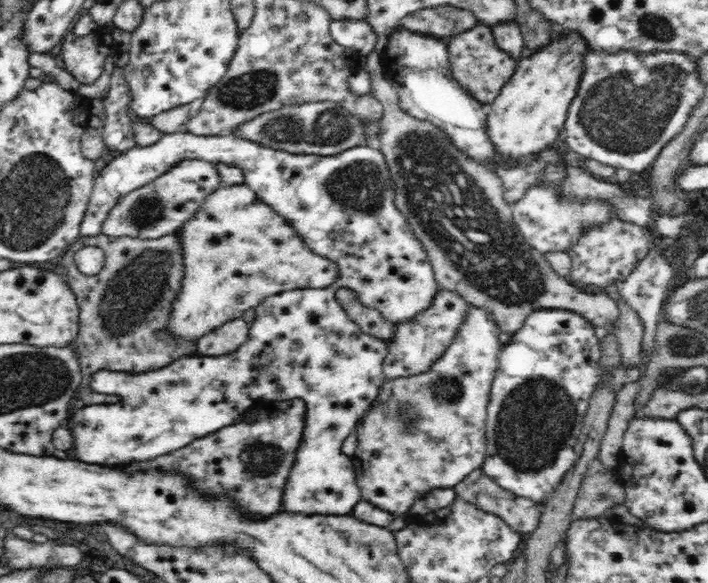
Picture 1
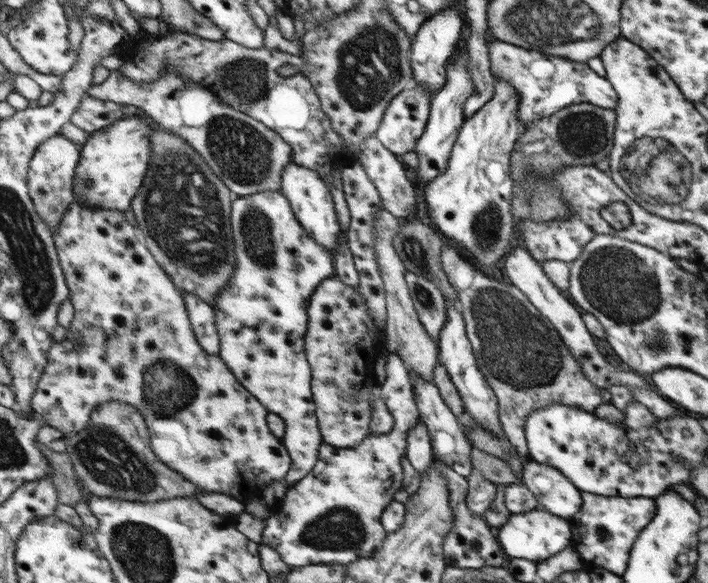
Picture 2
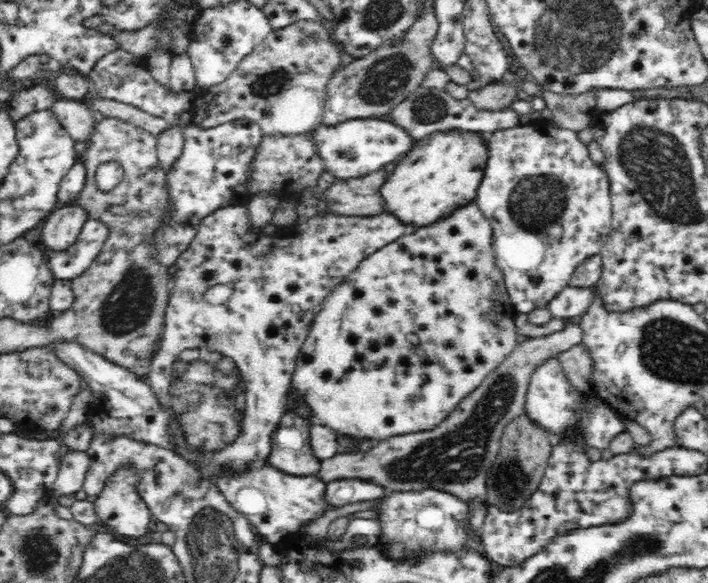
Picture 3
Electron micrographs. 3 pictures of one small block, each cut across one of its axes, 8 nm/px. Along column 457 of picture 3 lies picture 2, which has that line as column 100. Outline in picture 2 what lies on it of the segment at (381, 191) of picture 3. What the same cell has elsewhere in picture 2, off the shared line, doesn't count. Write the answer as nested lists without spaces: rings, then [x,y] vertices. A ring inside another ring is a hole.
[[[132,115],[122,118],[112,126],[93,133],[89,141],[82,147],[81,166],[78,167],[74,195],[78,203],[85,203],[102,210],[129,210],[136,190],[142,186],[144,172],[150,160],[149,134],[152,133],[153,124],[149,124],[141,116]]]

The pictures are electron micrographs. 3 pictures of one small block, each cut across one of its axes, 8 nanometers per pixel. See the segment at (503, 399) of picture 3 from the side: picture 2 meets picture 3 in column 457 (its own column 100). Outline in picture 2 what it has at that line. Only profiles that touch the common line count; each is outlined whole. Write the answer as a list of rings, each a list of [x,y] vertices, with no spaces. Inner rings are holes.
[[[117,401],[104,404],[94,412],[90,426],[77,437],[72,437],[67,452],[73,461],[76,475],[94,495],[156,502],[176,497],[195,498],[196,493],[205,492],[187,482],[156,456],[145,418],[135,407]]]

